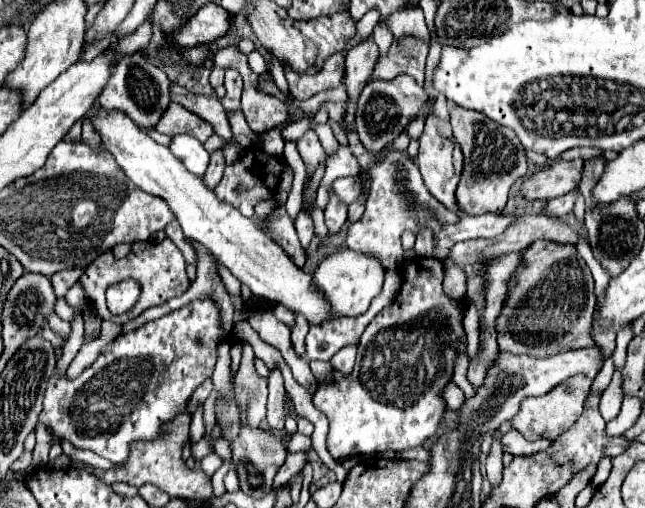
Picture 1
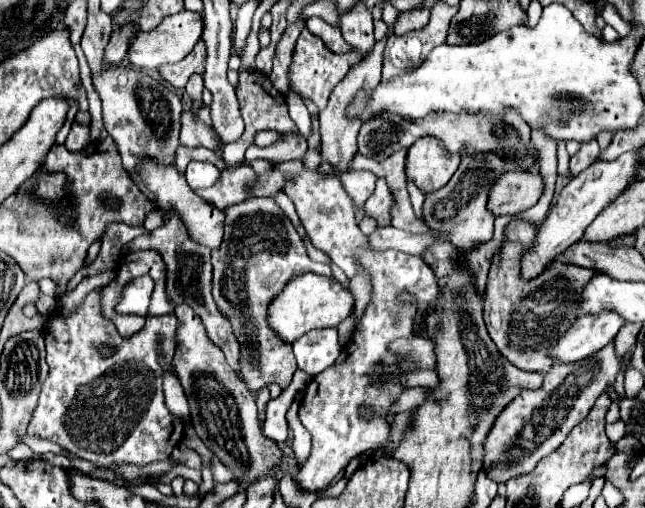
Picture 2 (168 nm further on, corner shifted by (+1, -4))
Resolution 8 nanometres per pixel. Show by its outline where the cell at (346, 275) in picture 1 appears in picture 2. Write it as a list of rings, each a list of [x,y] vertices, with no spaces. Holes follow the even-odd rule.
[[[307,272],[303,276],[297,276],[295,280],[291,280],[285,286],[285,290],[281,294],[277,294],[277,298],[271,302],[269,324],[281,336],[283,342],[291,344],[309,330],[339,326],[353,312],[353,306],[355,306],[355,298],[353,298],[351,288],[341,286],[335,278]]]

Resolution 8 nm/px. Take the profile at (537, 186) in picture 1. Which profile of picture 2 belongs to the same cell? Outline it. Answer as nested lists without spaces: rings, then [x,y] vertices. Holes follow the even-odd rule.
[[[505,172],[489,194],[489,210],[495,216],[517,214],[537,204],[543,196],[545,182],[537,172]]]

